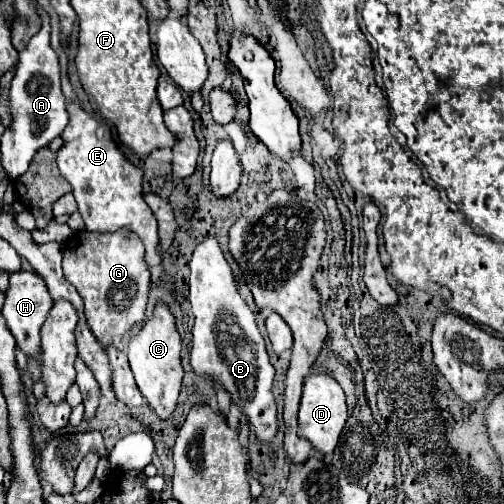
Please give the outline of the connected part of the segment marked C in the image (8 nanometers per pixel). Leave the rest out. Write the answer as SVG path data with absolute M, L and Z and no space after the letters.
M167 304L155 306L155 316L127 344L127 354L129 354L129 366L133 370L141 394L147 398L149 406L155 410L159 418L163 420L169 418L177 406L183 366L181 366L181 336L175 328L175 318Z

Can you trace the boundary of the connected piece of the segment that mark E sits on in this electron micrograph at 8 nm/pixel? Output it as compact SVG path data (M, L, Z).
M79 102L67 106L69 126L63 132L65 146L57 152L57 166L73 188L77 210L85 222L85 228L89 232L115 232L117 228L125 228L143 240L147 266L159 266L163 256L159 254L157 220L143 200L143 168L133 166L125 158L105 120L91 118L79 108Z

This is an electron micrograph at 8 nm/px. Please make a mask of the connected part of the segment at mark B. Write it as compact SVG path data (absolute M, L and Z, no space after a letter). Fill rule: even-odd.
M205 238L195 246L189 266L189 302L195 314L191 366L203 378L211 378L229 390L233 402L245 412L249 426L257 438L271 442L277 432L277 410L275 398L271 394L275 370L269 362L265 340L257 330L255 316L243 302L233 280L231 266L227 264L215 238Z

